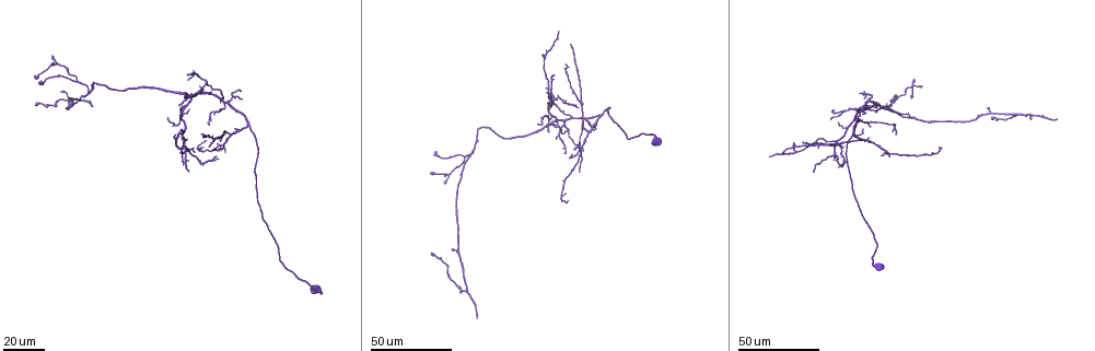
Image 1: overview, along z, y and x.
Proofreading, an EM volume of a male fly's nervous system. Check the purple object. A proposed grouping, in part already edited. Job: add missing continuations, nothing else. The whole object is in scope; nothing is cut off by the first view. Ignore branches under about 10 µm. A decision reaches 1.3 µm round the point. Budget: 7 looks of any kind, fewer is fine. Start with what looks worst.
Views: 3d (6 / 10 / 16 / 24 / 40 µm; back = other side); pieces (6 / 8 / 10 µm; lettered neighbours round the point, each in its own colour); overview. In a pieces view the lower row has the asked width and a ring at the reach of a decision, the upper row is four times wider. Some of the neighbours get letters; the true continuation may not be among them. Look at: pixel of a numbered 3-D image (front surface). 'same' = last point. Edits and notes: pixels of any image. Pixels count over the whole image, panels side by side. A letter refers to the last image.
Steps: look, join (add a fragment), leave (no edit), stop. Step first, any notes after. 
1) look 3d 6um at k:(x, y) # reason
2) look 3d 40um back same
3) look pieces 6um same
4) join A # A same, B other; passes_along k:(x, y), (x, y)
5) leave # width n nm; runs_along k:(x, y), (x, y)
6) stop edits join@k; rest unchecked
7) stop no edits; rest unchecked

look 3d 24um at 1:(477, 316) # tapers out

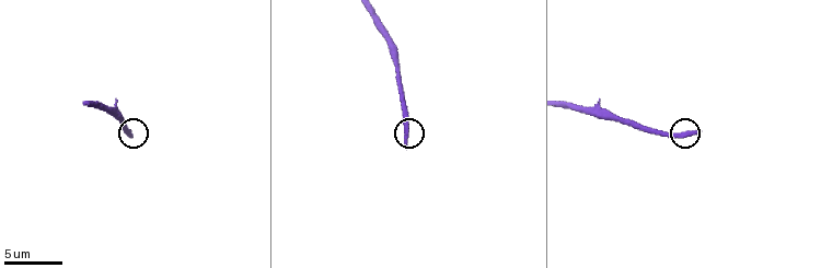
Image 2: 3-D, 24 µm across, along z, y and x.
look pieces 8um at 2:(406, 145)

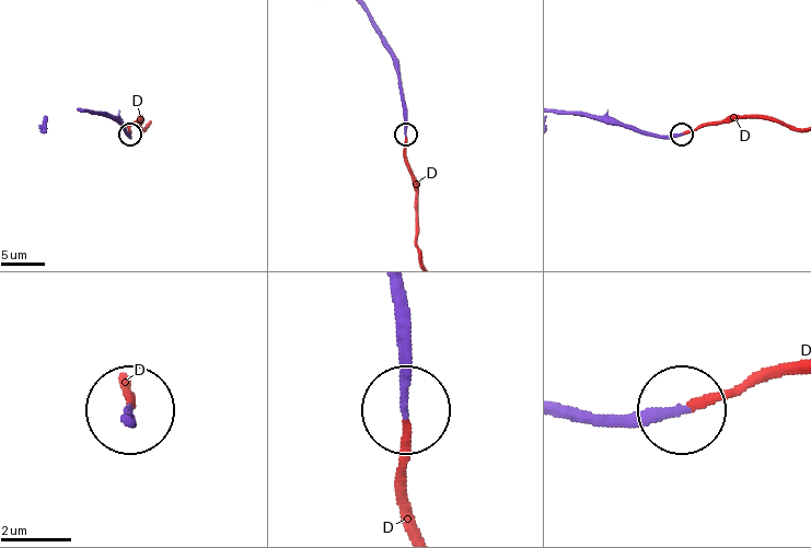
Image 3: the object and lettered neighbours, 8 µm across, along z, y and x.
join D # D same; passes_along 3:(590, 415), (667, 415), (799, 370); the neuron continues

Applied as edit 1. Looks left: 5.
look overview

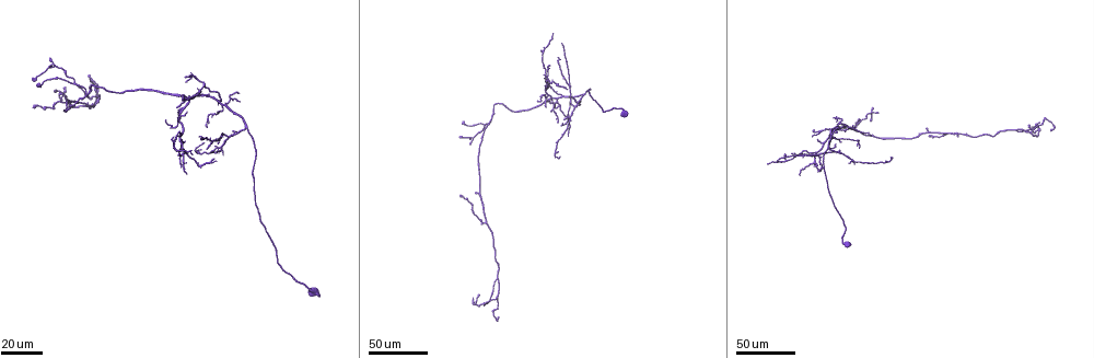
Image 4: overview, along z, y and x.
look 3d 40um at 4:(558, 58) # end of a long branch

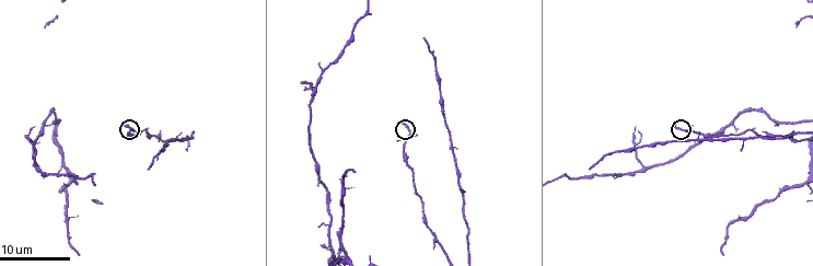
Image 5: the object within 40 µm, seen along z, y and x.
look pieces 10um at 5:(128, 127)

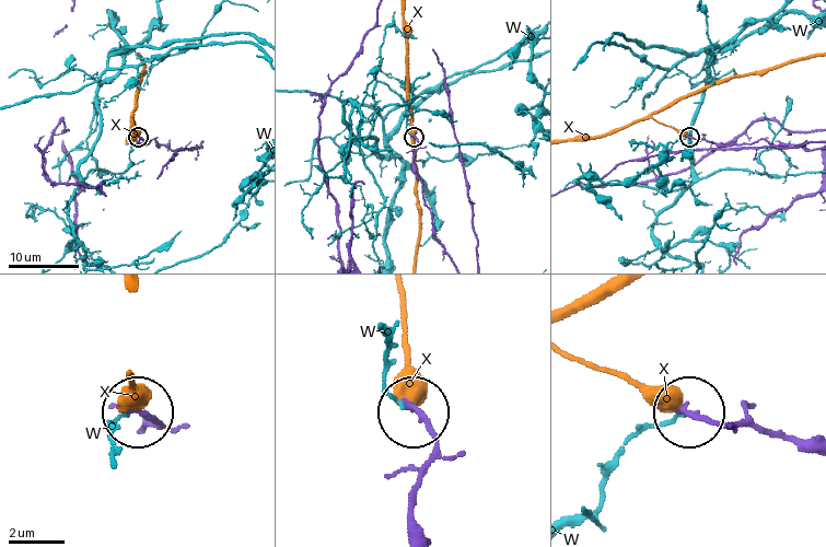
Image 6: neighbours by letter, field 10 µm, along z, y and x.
leave # W other, X other; runs_along 6:(440, 241), (412, 160), (418, 146), (415, 137); none of them fits

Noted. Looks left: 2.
look 3d 40um at 4:(1039, 120) # long arm stops here

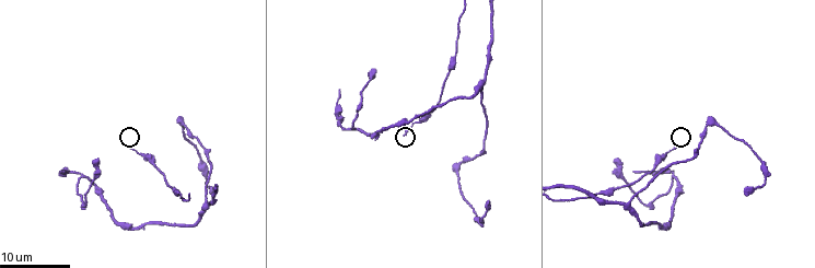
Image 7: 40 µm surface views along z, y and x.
look pieces 8um at 7:(679, 147) # what lies round it

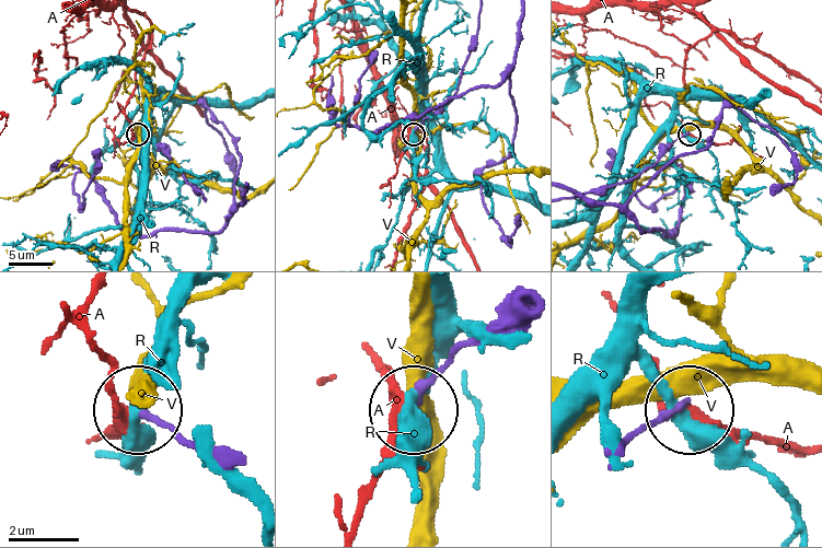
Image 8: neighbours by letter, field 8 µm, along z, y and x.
leave # A other, R other, V other; runs_along 8:(195, 451), (145, 412); no lettered fragment goes on from it

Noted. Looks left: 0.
stop edits join@3; rest unchecked

